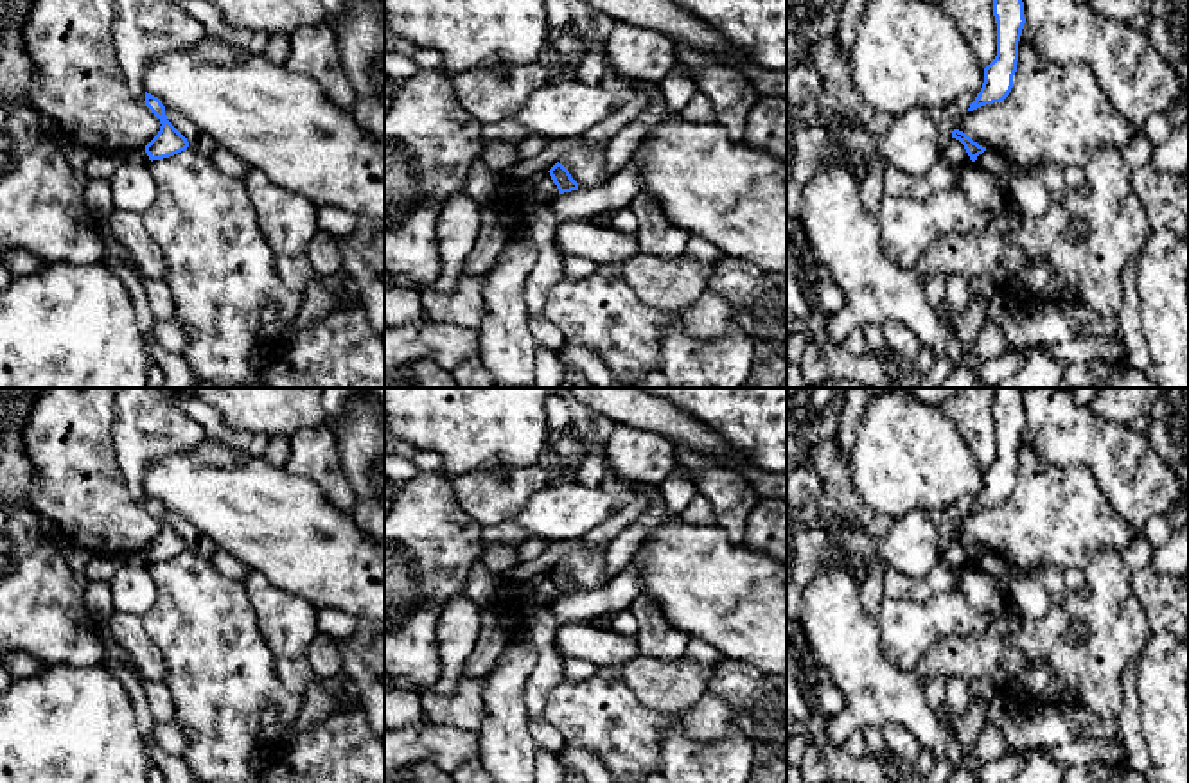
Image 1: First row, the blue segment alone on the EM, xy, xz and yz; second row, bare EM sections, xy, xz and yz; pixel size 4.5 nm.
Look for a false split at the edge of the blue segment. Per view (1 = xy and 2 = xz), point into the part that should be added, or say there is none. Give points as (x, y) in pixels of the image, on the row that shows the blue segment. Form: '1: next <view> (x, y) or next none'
1: next none
2: next none

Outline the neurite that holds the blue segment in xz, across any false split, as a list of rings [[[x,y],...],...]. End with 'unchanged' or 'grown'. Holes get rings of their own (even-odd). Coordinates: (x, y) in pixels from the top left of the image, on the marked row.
[[[557,162],[548,172],[557,185],[559,194],[578,190],[578,183],[571,178],[569,171],[562,163]]]; unchanged

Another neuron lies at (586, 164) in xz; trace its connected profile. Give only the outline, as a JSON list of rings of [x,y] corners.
[[[573,142],[559,158],[571,178],[578,183],[578,189],[602,187],[609,181],[607,144],[582,145]]]

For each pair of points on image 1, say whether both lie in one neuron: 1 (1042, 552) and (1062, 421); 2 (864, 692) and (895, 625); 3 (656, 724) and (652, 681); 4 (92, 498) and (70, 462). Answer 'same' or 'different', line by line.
1: different
2: different
3: different
4: same

